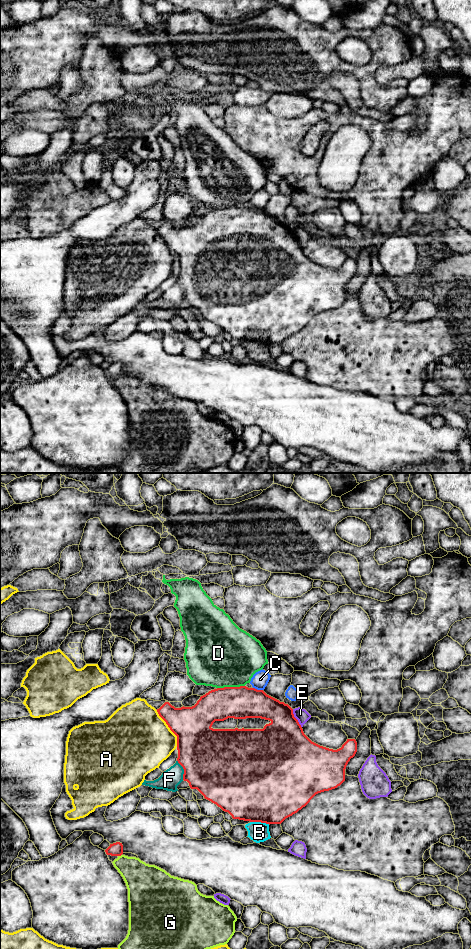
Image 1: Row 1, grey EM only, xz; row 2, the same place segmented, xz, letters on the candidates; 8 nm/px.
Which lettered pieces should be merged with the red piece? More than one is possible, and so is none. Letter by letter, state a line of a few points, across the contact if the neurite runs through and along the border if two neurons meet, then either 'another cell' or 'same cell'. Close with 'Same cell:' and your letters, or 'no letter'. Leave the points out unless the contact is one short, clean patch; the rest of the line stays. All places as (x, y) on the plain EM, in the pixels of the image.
A: another cell
B: another cell
C: another cell
D: xz (244, 205), (217, 208) | another cell
E: another cell
F: another cell
G: another cell
Same cell: no letter

